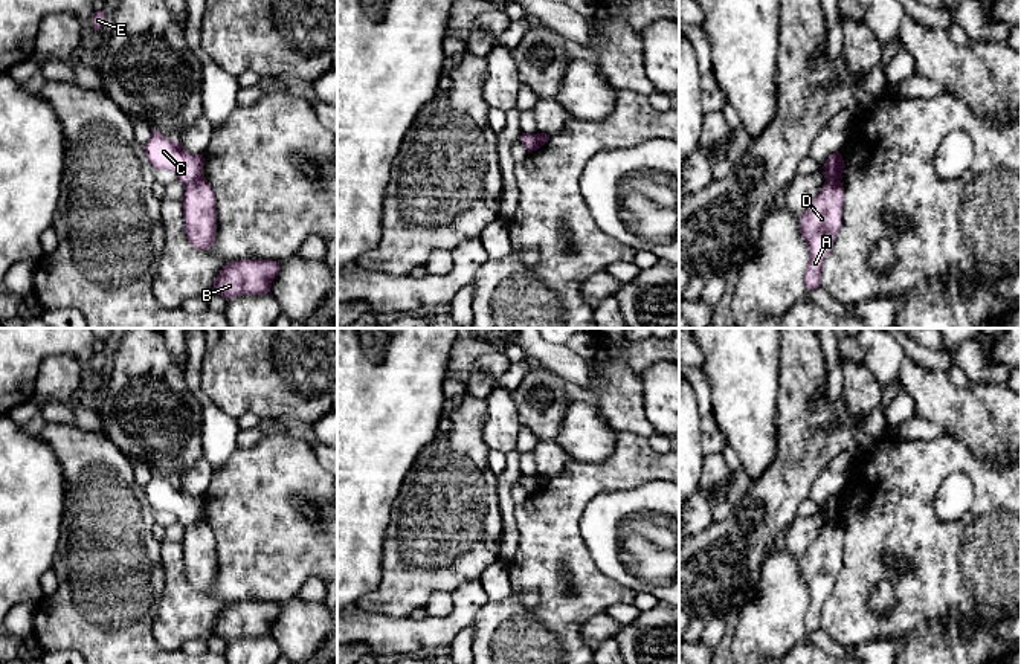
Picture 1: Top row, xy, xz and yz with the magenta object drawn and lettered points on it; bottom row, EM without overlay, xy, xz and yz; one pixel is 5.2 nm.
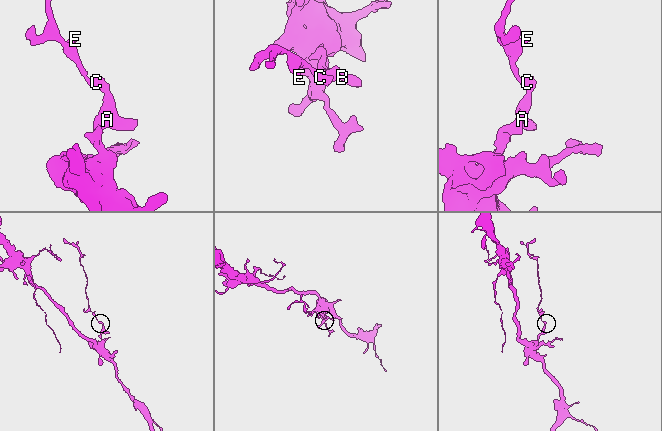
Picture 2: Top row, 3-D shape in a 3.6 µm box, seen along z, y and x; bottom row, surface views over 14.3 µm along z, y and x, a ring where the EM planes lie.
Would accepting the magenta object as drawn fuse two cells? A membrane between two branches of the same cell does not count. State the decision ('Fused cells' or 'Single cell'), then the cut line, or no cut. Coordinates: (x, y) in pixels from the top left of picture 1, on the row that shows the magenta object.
Fused cells. Split along xy (202, 176), (185, 185)

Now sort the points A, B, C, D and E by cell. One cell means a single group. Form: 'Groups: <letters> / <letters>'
Groups: A B D / C E

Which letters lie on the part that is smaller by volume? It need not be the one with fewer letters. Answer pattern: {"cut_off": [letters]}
{"cut_off": ["C", "E"]}

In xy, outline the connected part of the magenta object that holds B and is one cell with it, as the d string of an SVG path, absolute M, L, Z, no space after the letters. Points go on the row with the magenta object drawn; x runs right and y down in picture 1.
M240 259L226 264L214 281L214 295L227 301L243 295L270 293L279 263L270 259Z

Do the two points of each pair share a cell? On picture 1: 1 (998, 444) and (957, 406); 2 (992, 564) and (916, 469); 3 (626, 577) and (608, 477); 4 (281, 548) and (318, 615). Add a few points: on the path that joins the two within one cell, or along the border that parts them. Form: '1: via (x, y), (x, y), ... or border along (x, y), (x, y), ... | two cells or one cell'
1: via (988, 434), (968, 414) | one cell
2: via (963, 556), (916, 509), (916, 498) | one cell
3: border along (646, 483), (637, 487), (600, 492), (582, 513) | two cells
4: border along (295, 596), (278, 603) | two cells

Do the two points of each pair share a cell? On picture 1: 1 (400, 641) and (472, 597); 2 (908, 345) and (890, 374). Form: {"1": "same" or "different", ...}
{"1": "same", "2": "different"}

